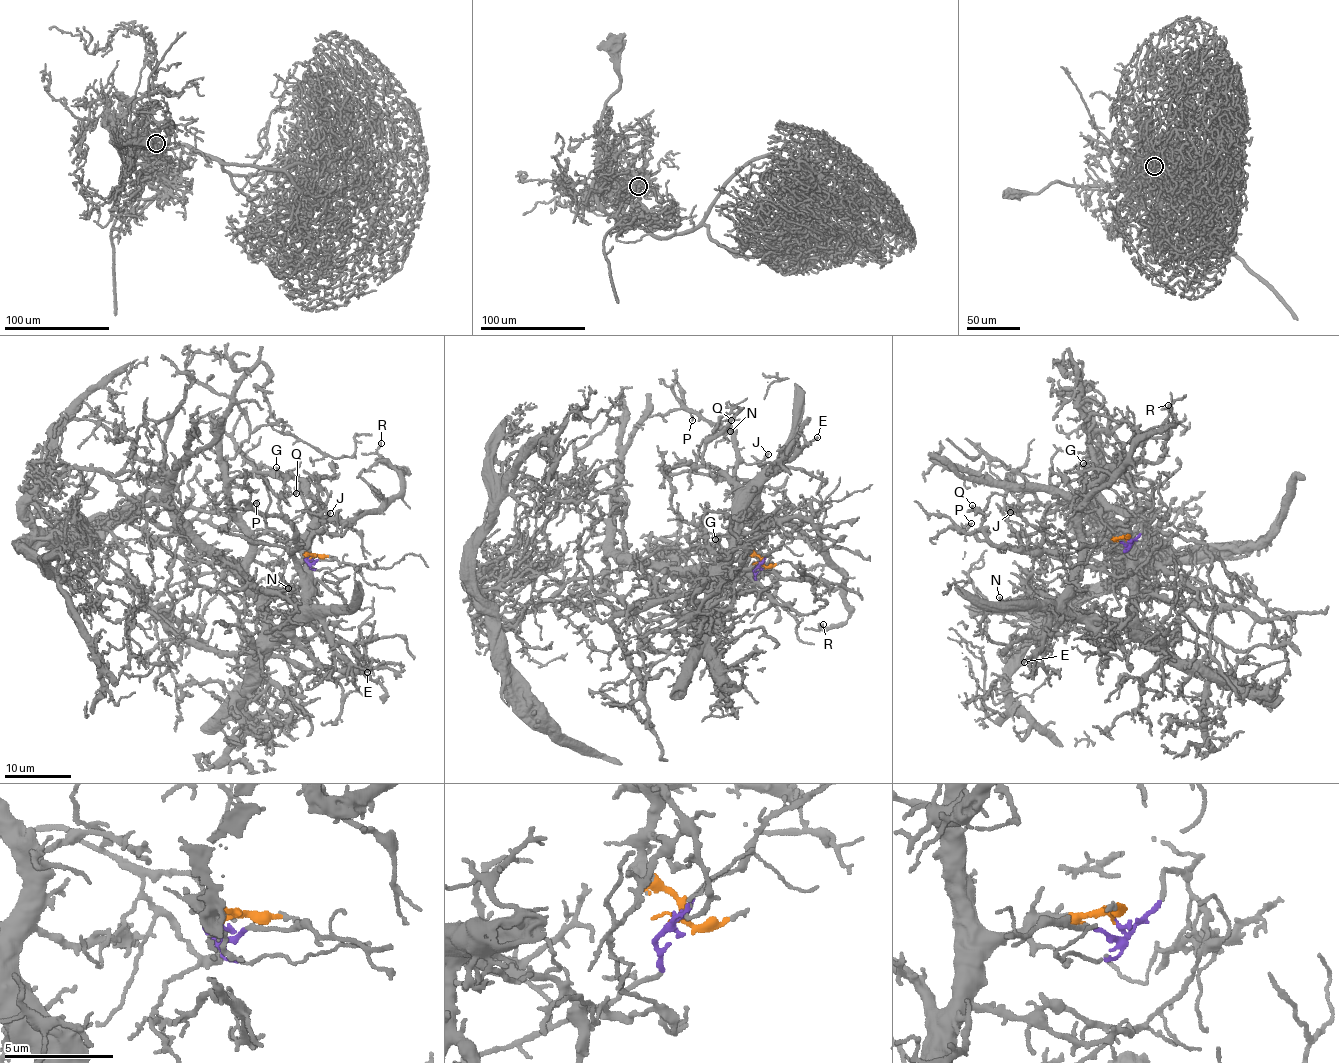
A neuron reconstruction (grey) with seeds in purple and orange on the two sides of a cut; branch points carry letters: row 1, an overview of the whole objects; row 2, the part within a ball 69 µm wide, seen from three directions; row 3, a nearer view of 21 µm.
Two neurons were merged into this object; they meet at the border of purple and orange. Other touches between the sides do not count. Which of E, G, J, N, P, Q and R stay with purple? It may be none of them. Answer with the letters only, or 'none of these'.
none of these

